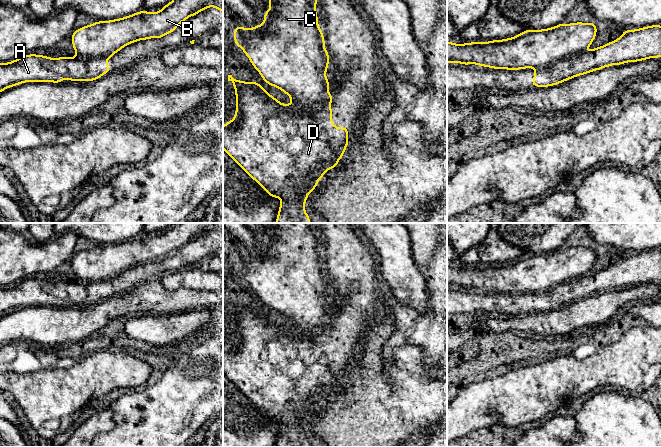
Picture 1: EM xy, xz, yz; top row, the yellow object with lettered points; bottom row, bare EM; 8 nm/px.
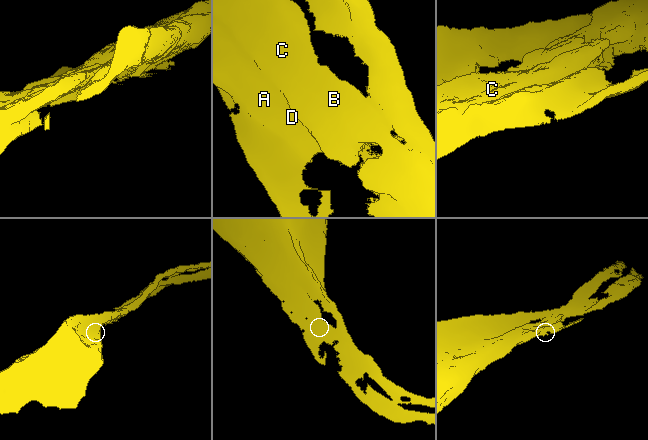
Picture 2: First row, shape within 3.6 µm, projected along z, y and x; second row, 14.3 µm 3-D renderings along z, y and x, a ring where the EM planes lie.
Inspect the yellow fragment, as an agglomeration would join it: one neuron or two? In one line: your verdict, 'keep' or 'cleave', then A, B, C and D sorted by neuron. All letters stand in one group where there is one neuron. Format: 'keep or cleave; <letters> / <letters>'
cleave; A D / B C

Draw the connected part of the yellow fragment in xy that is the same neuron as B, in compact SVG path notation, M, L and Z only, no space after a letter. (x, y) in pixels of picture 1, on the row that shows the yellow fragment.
M172 0L158 12L149 13L142 10L124 18L89 24L72 32L72 46L77 53L75 58L84 59L88 63L96 58L110 59L128 44L149 40L152 37L156 39L164 37L175 31L190 16L195 16L211 6L219 12L223 11L223 0Z

